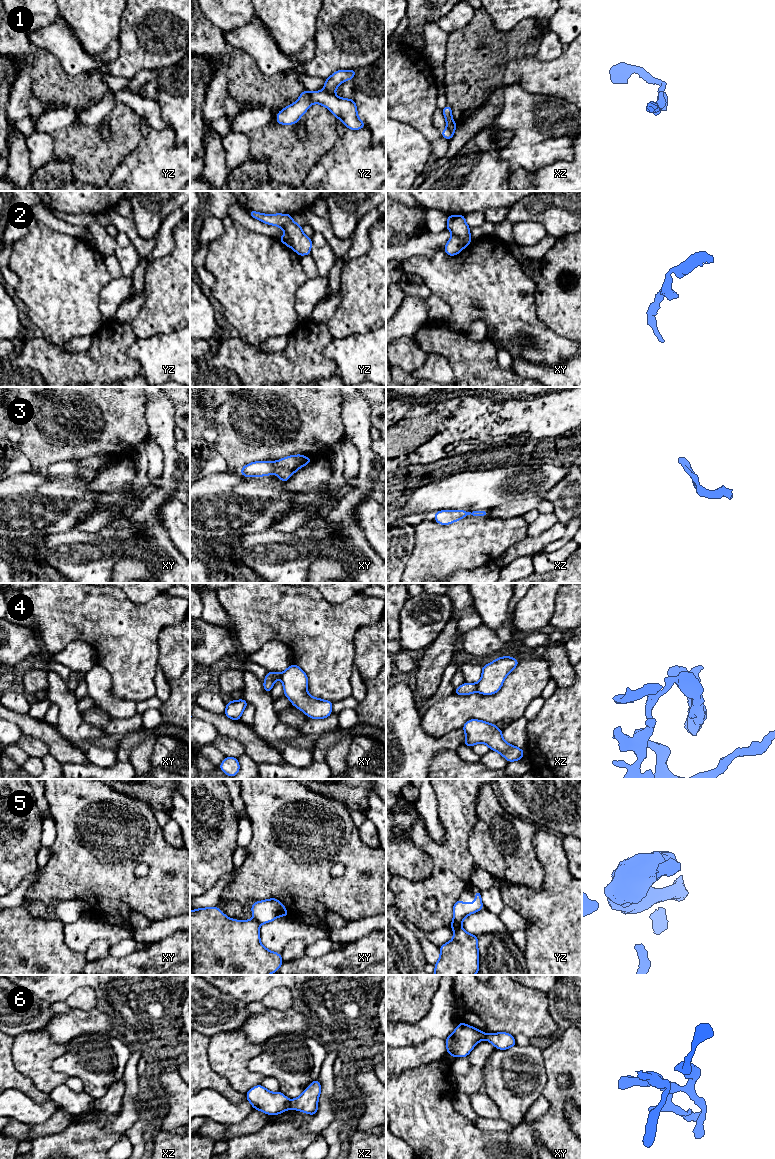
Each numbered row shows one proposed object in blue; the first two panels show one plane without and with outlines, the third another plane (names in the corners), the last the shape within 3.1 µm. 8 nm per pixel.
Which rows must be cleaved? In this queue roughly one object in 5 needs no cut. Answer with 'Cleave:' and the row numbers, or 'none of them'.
Cleave: 1, 2, 4, 5, 6

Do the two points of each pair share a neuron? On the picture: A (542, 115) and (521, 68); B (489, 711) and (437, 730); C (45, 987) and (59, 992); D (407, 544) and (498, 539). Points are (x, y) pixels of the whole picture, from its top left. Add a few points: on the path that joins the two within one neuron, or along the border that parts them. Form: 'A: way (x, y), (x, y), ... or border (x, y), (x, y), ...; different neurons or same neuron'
A: border (511, 85), (518, 83), (528, 92), (556, 97); different neurons
B: way (476, 711), (456, 711), (450, 717); same neuron
C: way (48, 987), (56, 989); same neuron
D: border (415, 527), (415, 547), (405, 566); different neurons

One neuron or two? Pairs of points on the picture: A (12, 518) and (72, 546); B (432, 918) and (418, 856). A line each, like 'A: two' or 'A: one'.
A: two
B: one

